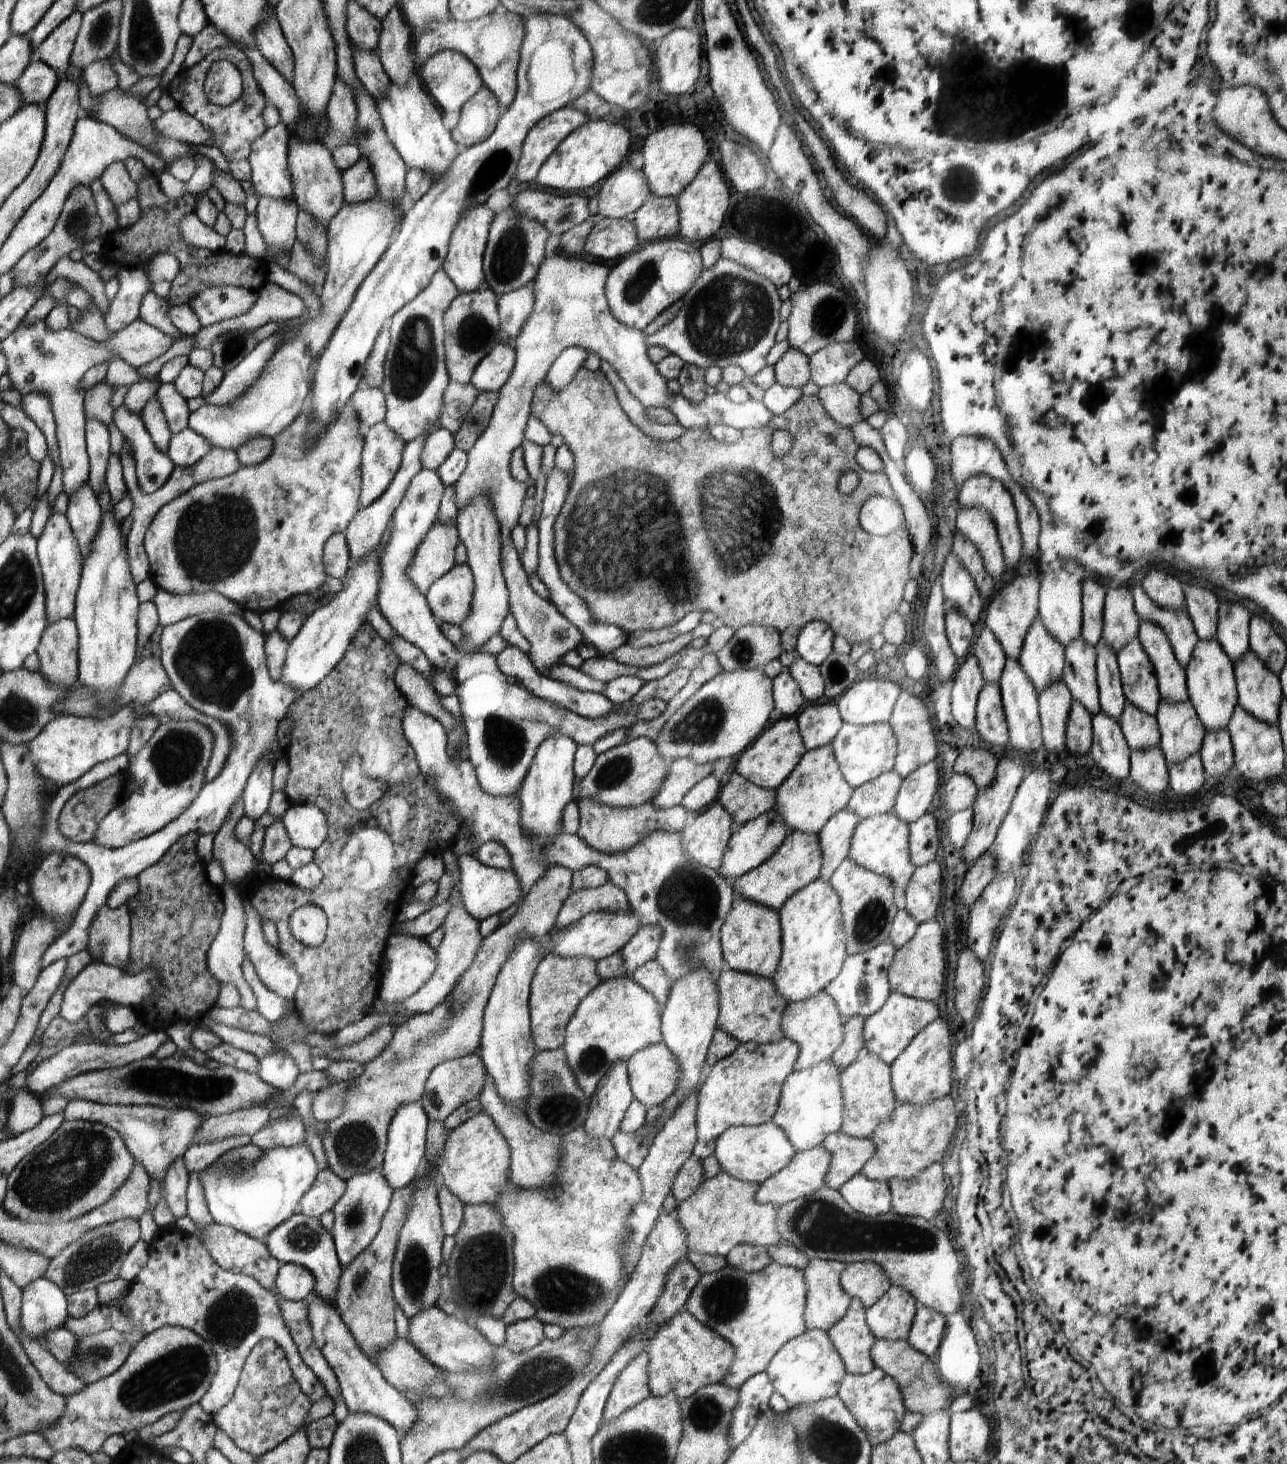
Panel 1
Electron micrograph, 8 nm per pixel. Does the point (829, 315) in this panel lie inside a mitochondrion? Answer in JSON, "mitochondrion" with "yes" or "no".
{"mitochondrion":"yes"}

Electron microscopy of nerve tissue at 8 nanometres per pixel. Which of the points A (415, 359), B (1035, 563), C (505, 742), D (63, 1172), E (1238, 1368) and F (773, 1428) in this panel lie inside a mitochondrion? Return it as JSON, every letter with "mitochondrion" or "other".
{"A":"mitochondrion","B":"other","C":"mitochondrion","D":"mitochondrion","E":"other","F":"mitochondrion"}

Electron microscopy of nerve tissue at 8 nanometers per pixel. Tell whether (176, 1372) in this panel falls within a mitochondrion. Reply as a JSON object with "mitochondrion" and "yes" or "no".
{"mitochondrion":"yes"}

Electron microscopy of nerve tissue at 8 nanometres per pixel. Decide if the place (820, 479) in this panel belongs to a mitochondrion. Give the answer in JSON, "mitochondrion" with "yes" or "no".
{"mitochondrion":"no"}

